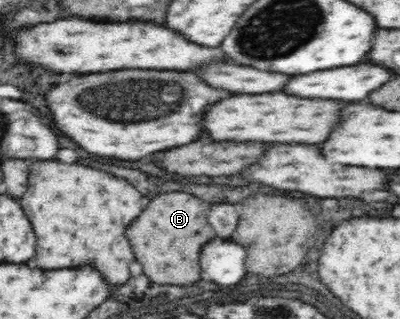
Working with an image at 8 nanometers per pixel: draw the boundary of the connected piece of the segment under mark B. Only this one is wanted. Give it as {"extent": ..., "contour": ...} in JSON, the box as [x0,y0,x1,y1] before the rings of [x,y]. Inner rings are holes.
{"extent":[128,191,216,283],"contour":[[[170,191],[164,195],[156,195],[144,213],[128,225],[128,239],[134,249],[136,259],[144,265],[144,273],[154,283],[194,283],[200,279],[200,265],[198,265],[198,253],[200,247],[210,241],[216,233],[206,221],[208,205],[200,199],[196,199],[190,193]],[[184,243],[192,243],[194,247],[194,261],[186,255]]]}

